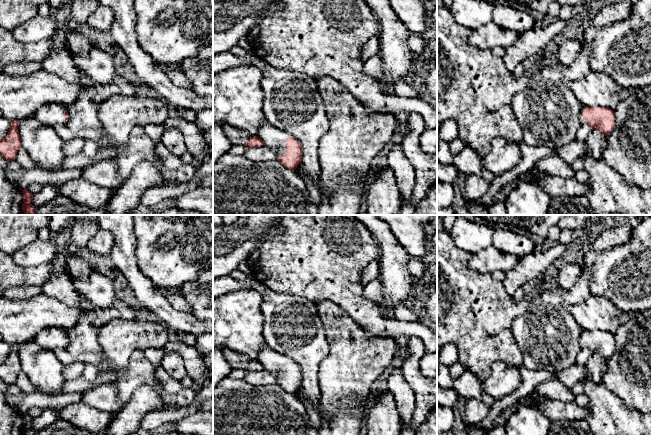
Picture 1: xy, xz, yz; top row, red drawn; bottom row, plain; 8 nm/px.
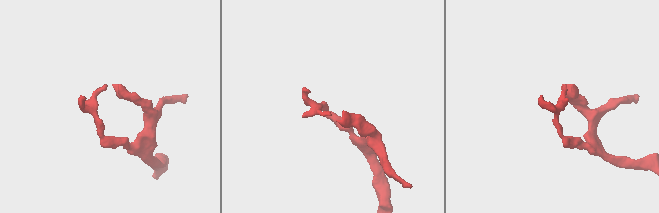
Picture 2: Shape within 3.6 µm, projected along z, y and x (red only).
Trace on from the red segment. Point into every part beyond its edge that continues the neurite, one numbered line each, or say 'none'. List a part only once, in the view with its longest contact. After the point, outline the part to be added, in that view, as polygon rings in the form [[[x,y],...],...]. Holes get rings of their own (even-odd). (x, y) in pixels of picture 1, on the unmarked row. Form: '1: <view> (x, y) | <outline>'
1: xz (272, 361) | [[[268,346],[262,348],[259,352],[258,361],[262,363],[264,368],[273,373],[277,381],[286,378],[286,364],[289,358],[277,353]]]

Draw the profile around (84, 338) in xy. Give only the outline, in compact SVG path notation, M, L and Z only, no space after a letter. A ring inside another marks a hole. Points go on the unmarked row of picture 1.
M83 311L79 315L75 327L65 330L68 337L68 344L65 348L71 355L103 354L99 343L99 328L94 325L94 319L93 311Z

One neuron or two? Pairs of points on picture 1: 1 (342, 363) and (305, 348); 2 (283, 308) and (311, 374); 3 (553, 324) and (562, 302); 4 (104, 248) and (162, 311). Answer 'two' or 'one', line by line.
1: two
2: one
3: one
4: two

